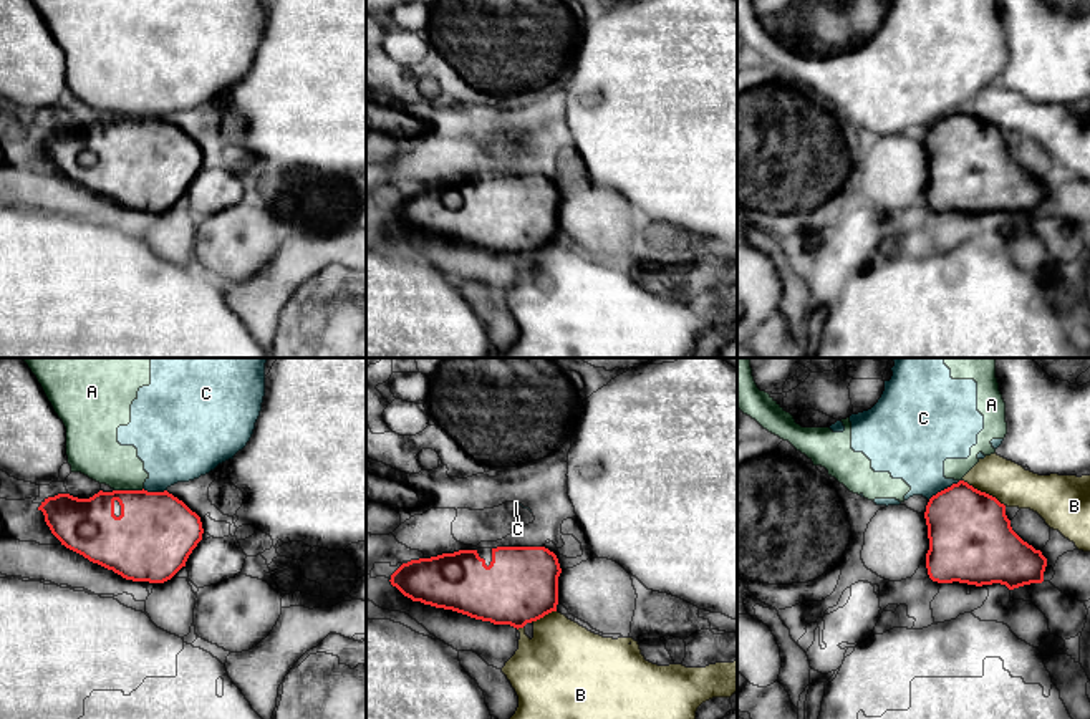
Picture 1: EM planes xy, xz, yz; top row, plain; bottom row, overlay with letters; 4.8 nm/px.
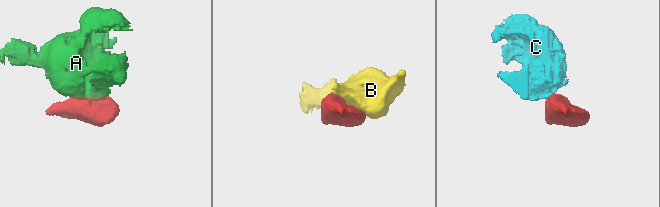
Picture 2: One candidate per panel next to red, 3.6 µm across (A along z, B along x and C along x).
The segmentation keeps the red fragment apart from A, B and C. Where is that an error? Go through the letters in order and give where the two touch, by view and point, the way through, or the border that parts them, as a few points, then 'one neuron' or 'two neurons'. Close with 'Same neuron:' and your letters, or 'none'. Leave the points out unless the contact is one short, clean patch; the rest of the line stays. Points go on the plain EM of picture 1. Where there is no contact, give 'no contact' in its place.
A: xy (128, 120) | along xy (143, 116), (115, 120) | two neurons
B: yz (984, 121) | along yz (963, 108), (994, 125), (1004, 135) | two neurons
C: yz (945, 118) | along yz (959, 110), (928, 128) | two neurons
Same neuron: none

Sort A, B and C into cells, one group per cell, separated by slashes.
A C / B

